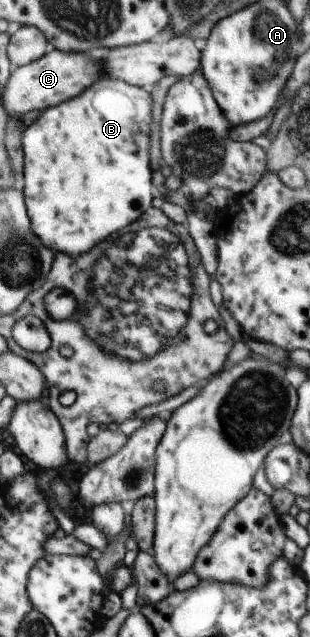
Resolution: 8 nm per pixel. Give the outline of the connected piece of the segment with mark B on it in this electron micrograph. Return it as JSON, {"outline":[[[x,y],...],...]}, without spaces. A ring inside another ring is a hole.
{"outline":[[[106,78],[95,82],[90,88],[83,91],[77,97],[64,101],[55,107],[47,108],[42,116],[40,116],[32,125],[25,128],[22,137],[22,148],[25,154],[25,163],[23,170],[23,197],[27,208],[27,213],[31,222],[31,229],[34,234],[42,241],[44,246],[48,246],[55,253],[70,254],[70,256],[78,256],[78,254],[86,254],[90,252],[98,242],[106,240],[110,234],[118,232],[124,226],[132,224],[141,217],[141,214],[149,209],[152,205],[152,169],[149,160],[150,146],[150,130],[152,130],[152,112],[150,104],[149,88],[139,87],[128,84],[122,79]]]}

